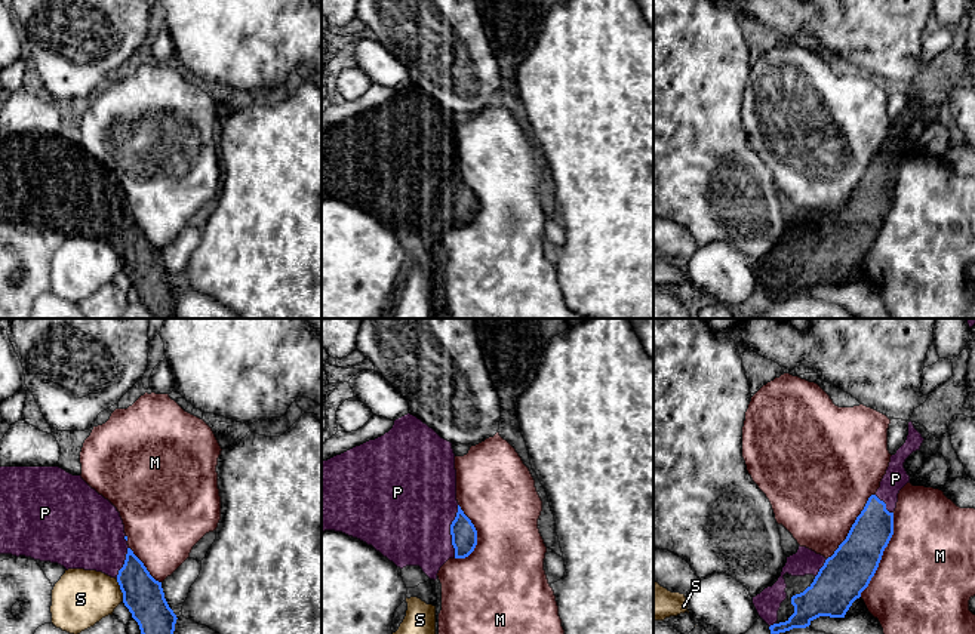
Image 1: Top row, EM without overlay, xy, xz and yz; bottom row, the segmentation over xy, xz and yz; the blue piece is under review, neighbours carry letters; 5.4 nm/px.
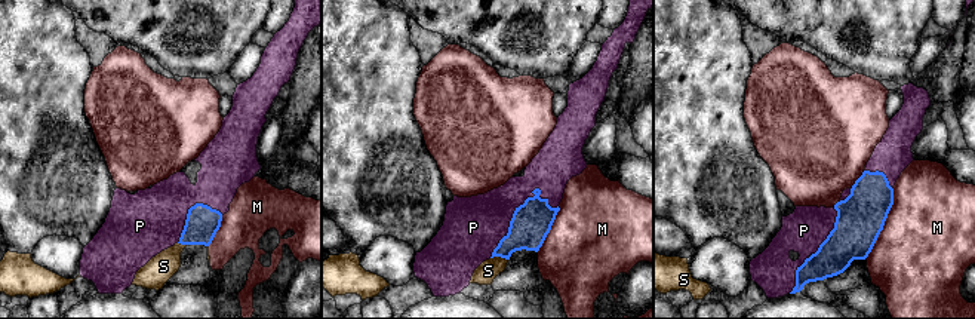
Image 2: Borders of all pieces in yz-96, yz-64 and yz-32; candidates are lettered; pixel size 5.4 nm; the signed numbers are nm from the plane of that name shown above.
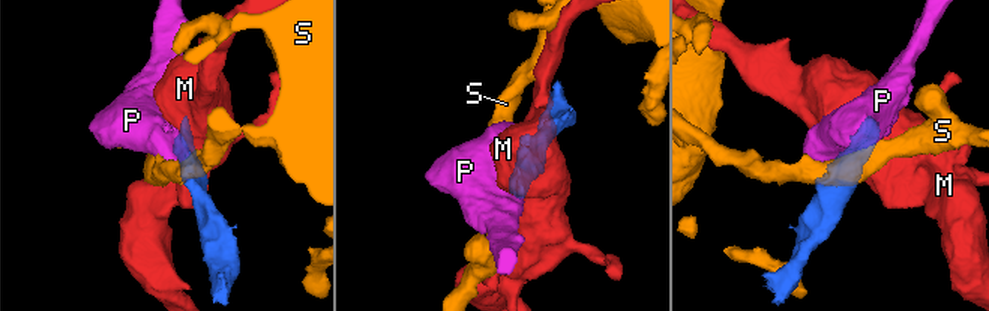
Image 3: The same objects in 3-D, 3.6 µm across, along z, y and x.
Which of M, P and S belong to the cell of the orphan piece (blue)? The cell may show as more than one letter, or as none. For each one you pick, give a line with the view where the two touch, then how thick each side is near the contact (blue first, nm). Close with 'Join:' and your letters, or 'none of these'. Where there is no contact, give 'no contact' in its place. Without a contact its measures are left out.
P: meets blue in xz; 140 nm thick on the blue side, 480 nm on the other
Join: P

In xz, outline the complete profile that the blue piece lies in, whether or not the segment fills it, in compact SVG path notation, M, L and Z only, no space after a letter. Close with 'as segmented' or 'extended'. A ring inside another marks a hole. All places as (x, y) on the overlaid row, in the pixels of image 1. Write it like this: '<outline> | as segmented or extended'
M407 413L384 436L322 462L322 532L335 530L372 545L397 567L419 566L437 579L449 558L465 558L477 545L477 530L456 501L456 470L452 443Z | extended

